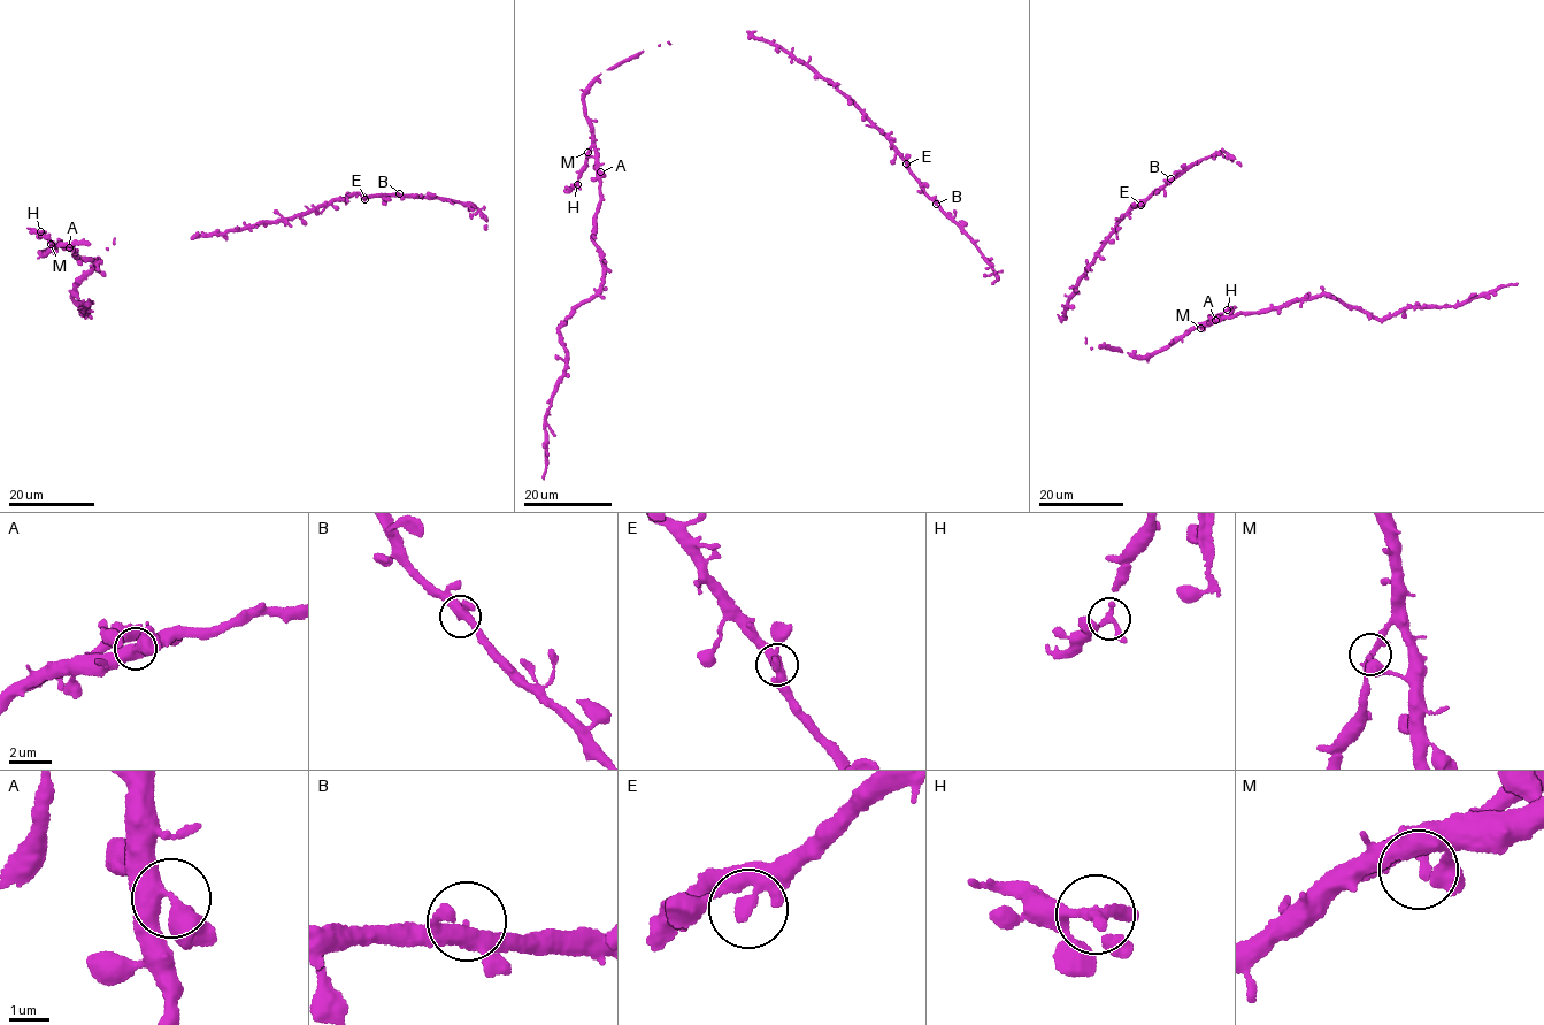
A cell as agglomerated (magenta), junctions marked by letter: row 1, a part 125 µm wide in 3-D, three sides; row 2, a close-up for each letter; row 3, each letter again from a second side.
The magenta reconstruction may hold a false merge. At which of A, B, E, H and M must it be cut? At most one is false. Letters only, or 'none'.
none

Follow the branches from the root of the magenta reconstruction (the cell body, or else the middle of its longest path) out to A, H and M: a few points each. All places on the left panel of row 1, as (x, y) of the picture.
A: (86, 243), (61, 244), (45, 254), (40, 251), (52, 252), (58, 245), (69, 247)
H: (86, 243), (61, 244), (45, 254), (40, 251), (52, 252), (55, 246), (41, 231)
M: (86, 243), (61, 244), (45, 254), (40, 251), (53, 251), (55, 246), (51, 244)

